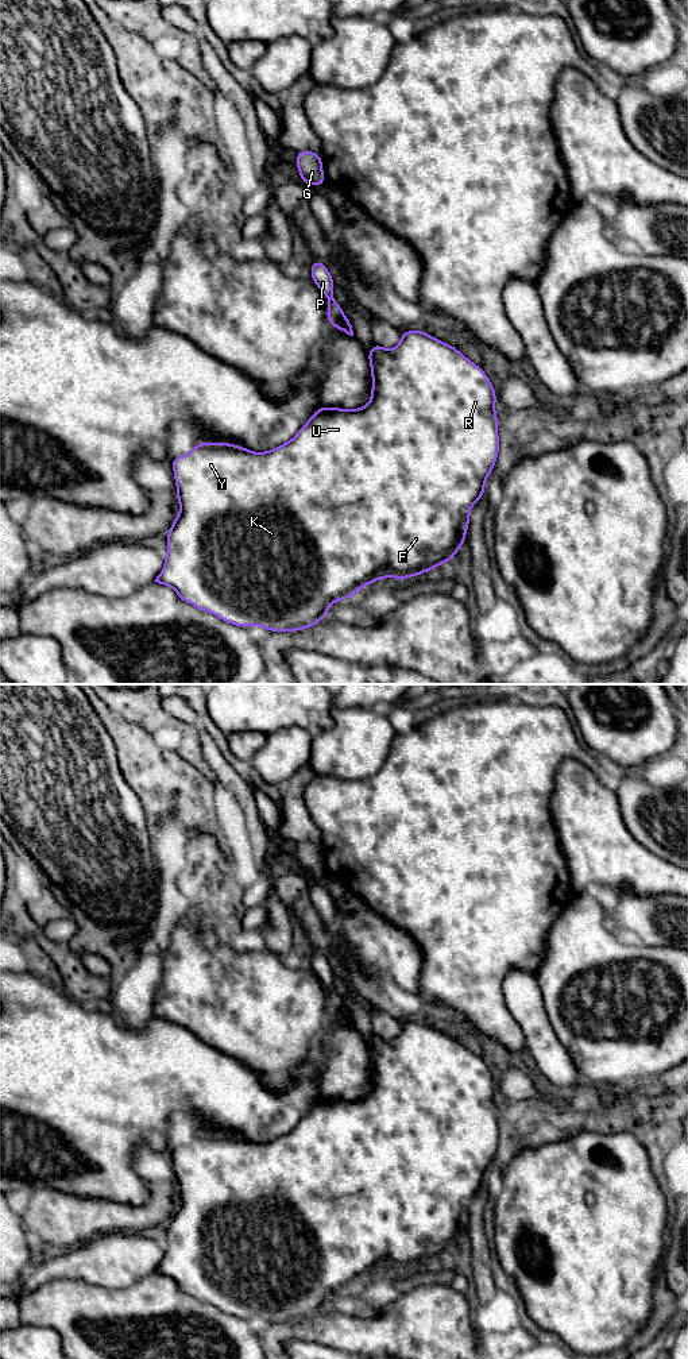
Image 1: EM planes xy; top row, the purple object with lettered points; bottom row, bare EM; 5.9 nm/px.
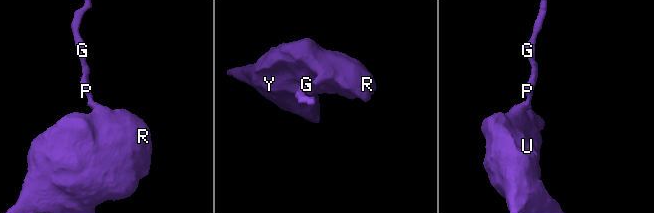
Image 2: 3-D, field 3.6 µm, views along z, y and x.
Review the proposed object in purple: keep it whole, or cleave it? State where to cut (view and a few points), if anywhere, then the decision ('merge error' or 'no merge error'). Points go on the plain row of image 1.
xy (343, 1004), (339, 1019) | merge error

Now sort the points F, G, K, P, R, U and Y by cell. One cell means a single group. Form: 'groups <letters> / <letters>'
groups F K R U Y / G P

